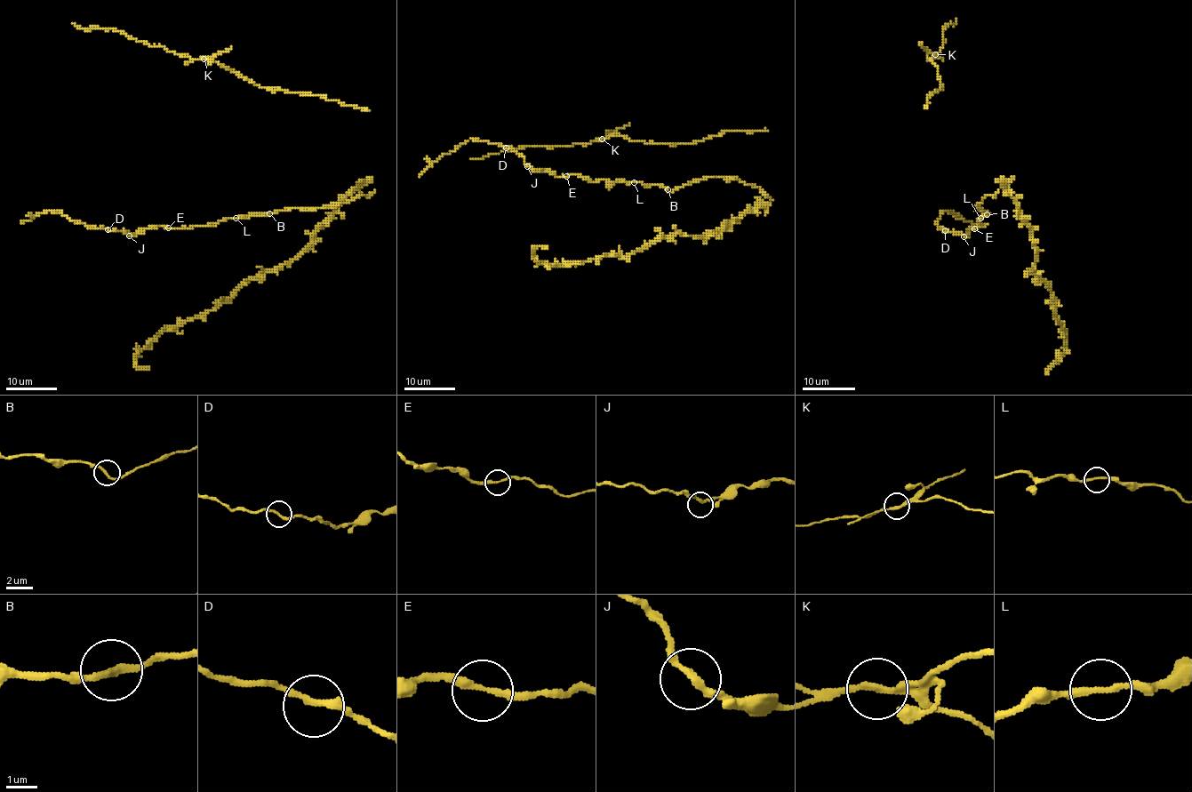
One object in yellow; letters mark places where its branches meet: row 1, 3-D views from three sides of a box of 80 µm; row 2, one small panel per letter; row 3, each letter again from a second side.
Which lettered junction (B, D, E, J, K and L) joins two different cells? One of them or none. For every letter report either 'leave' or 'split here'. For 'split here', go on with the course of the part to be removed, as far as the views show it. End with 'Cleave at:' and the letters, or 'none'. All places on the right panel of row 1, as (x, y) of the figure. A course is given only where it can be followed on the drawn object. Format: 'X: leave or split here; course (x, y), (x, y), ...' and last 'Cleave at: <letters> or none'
B: leave
D: leave
E: leave
J: leave
K: split here; course (936, 55), (920, 43)
L: leave
Cleave at: K

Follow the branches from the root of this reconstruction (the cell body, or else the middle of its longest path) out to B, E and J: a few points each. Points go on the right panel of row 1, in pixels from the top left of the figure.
B: (1002, 181), (995, 195), (986, 196), (974, 207), (989, 212), (987, 214)
E: (1002, 181), (995, 195), (986, 196), (974, 207), (989, 212), (979, 220), (979, 228), (974, 228)
J: (1002, 181), (995, 195), (986, 196), (974, 207), (989, 212), (979, 220), (979, 228), (970, 228), (964, 236)

